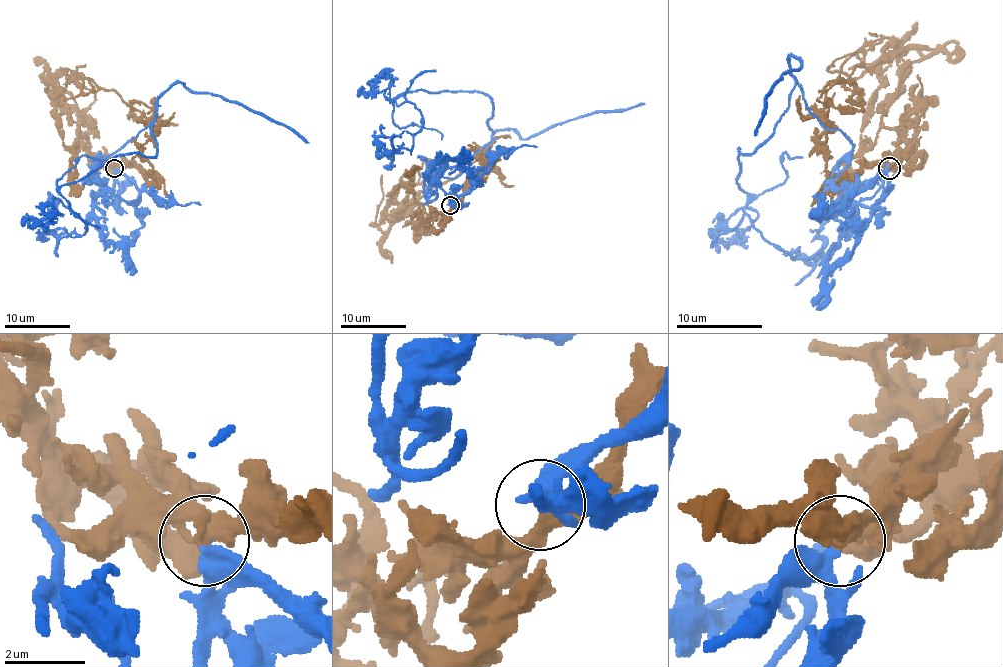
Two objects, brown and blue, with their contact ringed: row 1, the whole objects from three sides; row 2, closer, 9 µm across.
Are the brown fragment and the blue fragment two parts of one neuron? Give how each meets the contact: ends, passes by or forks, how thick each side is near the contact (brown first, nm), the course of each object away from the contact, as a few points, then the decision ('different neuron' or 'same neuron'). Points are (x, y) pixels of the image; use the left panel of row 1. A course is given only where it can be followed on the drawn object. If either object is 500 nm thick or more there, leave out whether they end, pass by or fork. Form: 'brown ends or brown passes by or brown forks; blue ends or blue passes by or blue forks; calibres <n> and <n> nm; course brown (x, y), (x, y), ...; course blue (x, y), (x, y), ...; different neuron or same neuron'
brown passes by; blue passes by; calibres 400 and 200 nm; course brown (114, 167), (110, 162), (88, 154), (86, 138), (65, 105), (57, 76), (66, 68), (88, 81), (91, 89); course blue (115, 167), (133, 201), (93, 170), (156, 105), (156, 154), (60, 188), (81, 235), (45, 227), (47, 192); same neuron

